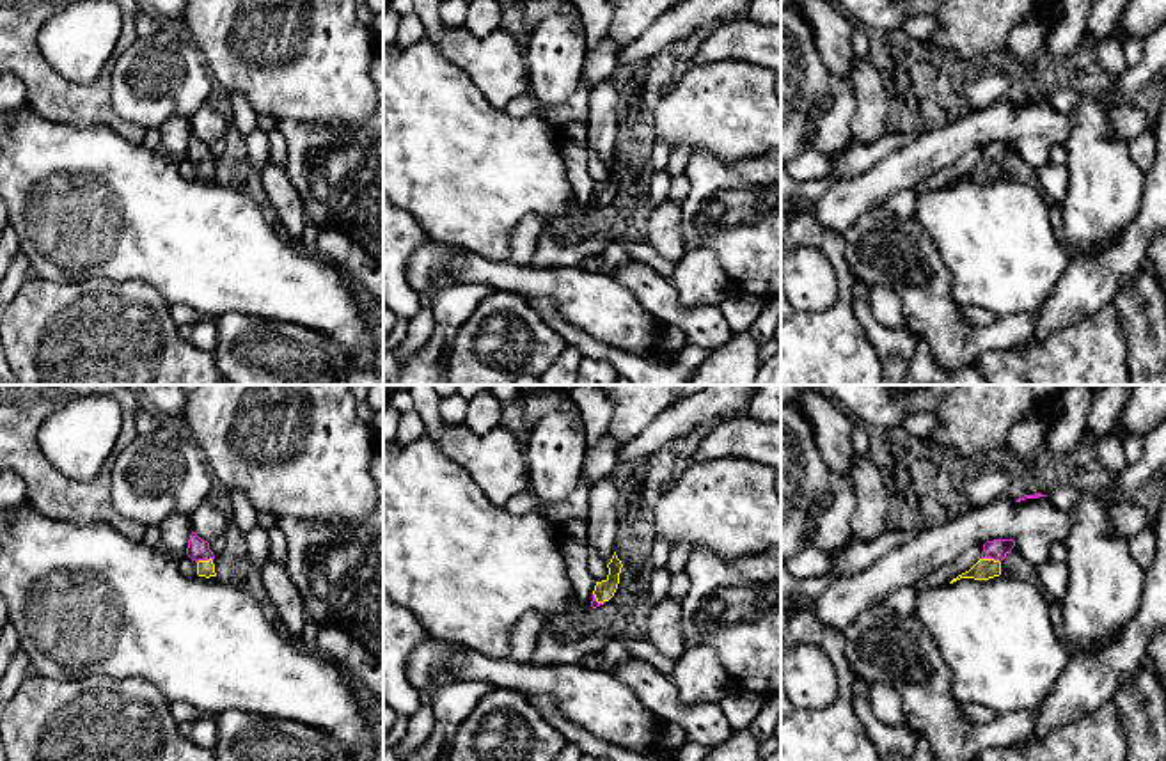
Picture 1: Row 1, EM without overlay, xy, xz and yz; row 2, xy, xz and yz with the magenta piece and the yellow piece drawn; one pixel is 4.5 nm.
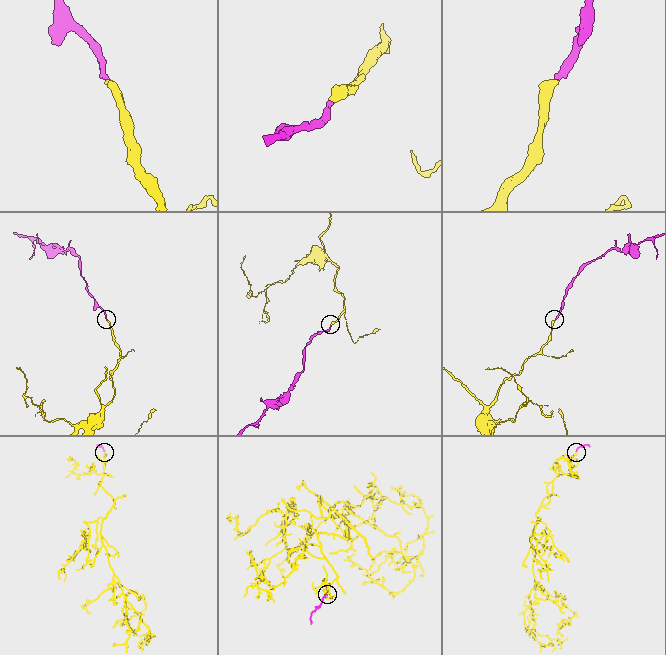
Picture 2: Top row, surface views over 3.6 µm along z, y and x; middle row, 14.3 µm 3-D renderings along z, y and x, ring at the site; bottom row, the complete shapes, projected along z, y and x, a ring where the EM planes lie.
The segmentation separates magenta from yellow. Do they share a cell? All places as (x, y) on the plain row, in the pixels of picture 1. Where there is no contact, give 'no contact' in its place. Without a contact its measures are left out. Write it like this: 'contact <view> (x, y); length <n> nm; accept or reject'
contact yz (991, 160); length 90 nm; accept

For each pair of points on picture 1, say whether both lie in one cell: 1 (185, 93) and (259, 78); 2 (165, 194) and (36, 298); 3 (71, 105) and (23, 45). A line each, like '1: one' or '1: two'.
1: two
2: two
3: one

